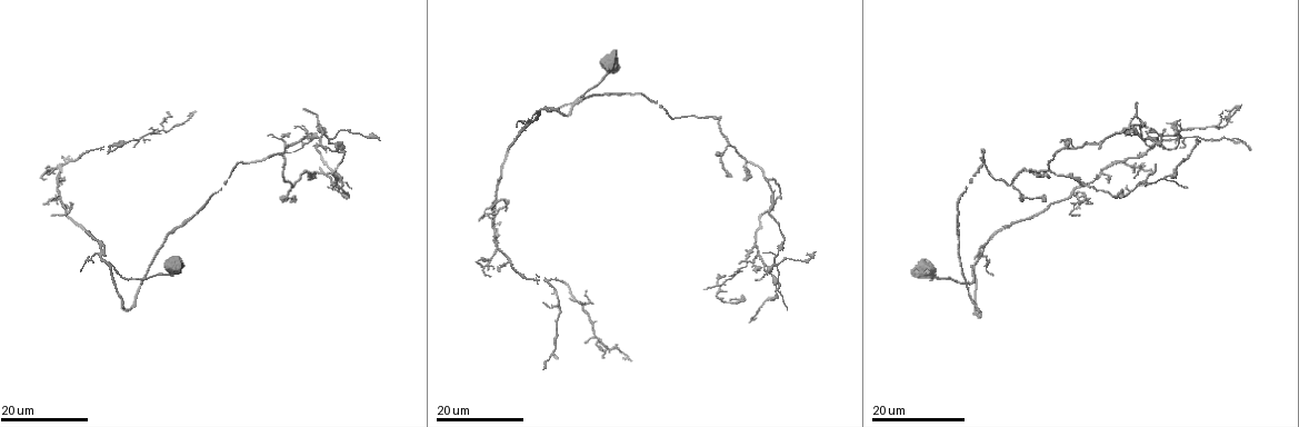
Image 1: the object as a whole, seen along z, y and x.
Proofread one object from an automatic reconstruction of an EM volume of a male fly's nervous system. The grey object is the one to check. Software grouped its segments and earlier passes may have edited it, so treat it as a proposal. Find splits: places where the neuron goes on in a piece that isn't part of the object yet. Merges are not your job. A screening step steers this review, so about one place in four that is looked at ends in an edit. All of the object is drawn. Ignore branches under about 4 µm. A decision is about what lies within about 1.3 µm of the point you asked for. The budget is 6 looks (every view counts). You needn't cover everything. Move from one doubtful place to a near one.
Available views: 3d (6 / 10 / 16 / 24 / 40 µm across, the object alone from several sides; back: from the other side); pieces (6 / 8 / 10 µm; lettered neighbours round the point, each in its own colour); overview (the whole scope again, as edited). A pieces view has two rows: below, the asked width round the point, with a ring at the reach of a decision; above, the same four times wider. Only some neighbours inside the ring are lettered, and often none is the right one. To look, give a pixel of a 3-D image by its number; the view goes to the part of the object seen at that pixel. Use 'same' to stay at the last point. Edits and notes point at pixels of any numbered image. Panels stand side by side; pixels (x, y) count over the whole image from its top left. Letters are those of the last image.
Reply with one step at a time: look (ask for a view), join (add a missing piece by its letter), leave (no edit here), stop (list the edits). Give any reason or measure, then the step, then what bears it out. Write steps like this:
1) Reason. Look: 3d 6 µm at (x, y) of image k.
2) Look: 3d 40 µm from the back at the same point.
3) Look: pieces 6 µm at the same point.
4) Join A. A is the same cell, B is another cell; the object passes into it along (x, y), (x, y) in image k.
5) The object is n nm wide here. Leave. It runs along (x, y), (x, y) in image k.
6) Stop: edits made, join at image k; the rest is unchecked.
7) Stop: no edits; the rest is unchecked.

Thin end. Look: 3d 24 µm at (63, 156) of image 1.

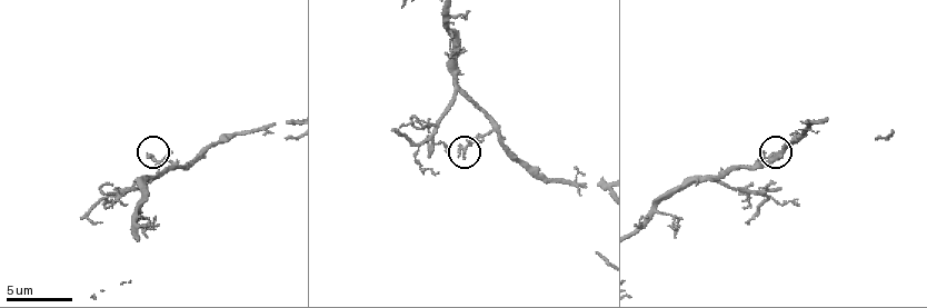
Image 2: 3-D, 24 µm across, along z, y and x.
See the neighbours. Look: pieces 10 µm at (463, 156) of image 2.

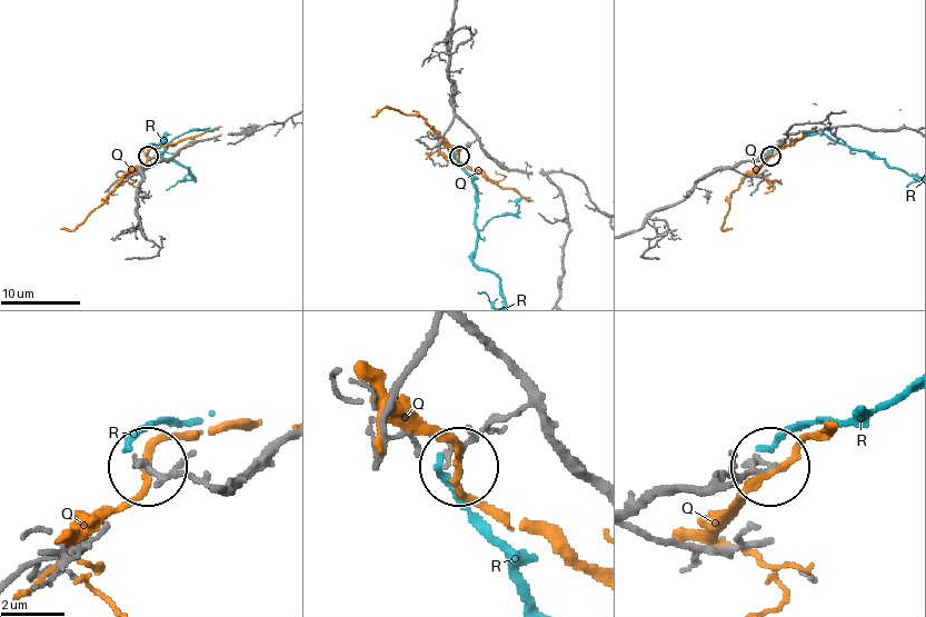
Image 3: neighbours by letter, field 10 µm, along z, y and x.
Leave. Q and R are other cells; it runs along (635, 514), (659, 495), (768, 468) in image 3; no lettered piece goes on from it.

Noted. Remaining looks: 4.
Branch stops here. Look: 3d 24 µm at (1250, 149) of image 1.

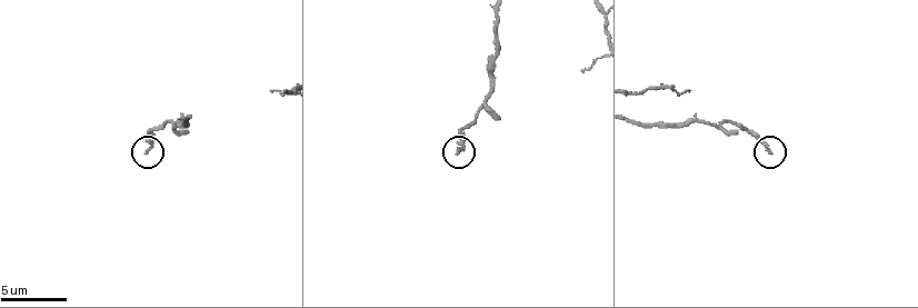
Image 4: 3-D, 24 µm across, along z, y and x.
Look: pieces 8 µm at (768, 153) of image 4.

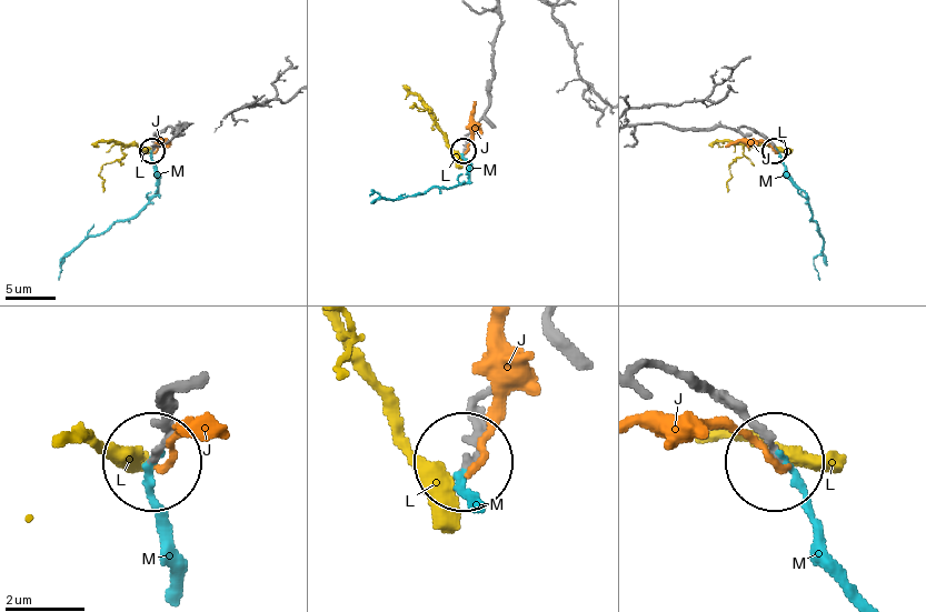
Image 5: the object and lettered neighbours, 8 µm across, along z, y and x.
Join M. M is the same cell, J and L are other cells; the object passes into it along (185, 380), (155, 457), (155, 503), (175, 573) in image 5; it goes on there.

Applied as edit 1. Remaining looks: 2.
Stop: edits made, join at image 5; the rest is unchecked.

